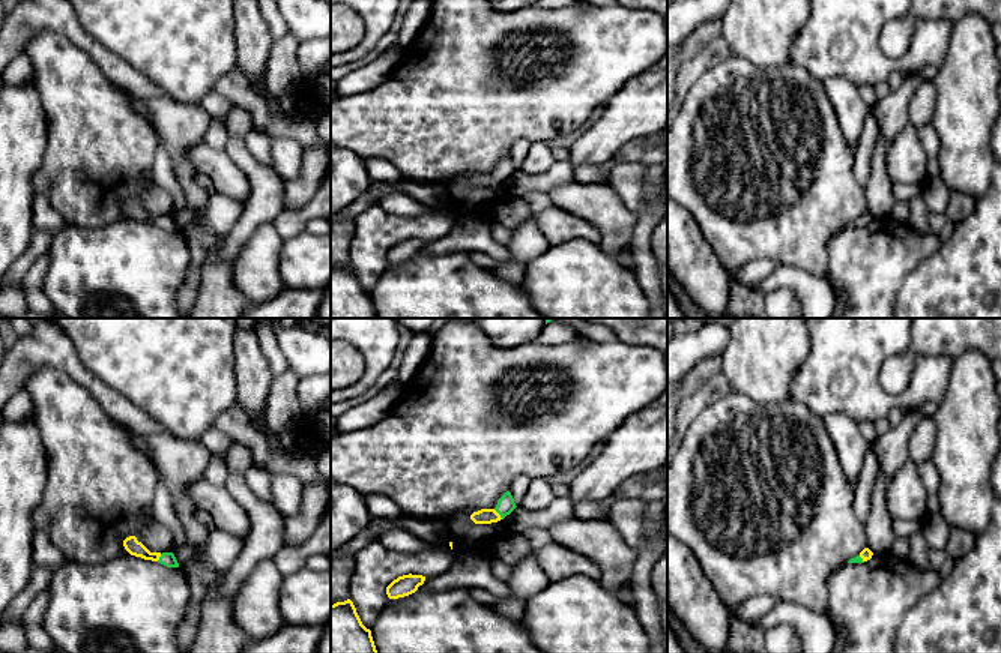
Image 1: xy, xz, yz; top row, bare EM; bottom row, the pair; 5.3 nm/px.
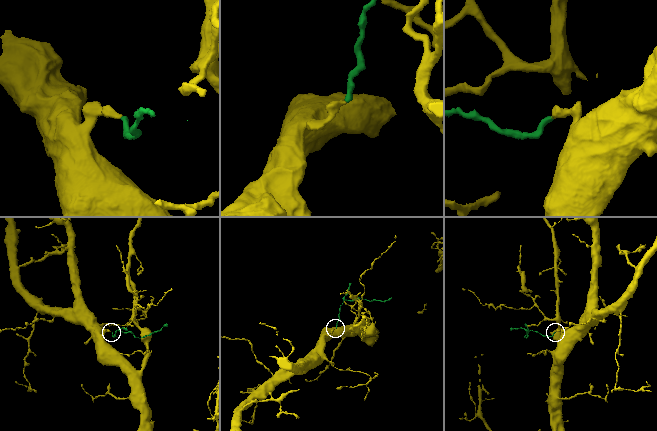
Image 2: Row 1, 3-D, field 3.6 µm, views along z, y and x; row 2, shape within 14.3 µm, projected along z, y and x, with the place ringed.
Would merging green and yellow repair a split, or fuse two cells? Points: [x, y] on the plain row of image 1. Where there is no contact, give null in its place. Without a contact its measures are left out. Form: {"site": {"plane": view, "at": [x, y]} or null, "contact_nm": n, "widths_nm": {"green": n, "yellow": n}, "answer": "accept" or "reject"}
{"site": {"plane": "xz", "at": [498, 176]}, "contact_nm": 80, "widths_nm": {"green": 100, "yellow": 80}, "answer": "accept"}

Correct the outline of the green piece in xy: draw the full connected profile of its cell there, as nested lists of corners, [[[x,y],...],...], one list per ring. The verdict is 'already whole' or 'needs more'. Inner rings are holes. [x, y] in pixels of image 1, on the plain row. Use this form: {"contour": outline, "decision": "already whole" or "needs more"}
{"contour": [[[135,200],[126,201],[123,204],[123,210],[131,219],[158,225],[167,231],[179,231],[179,227],[173,216],[150,216],[141,206],[137,204]]], "decision": "needs more"}

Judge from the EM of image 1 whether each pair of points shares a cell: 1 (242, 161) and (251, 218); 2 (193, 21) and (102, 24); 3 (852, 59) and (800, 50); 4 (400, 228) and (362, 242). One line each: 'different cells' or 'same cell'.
1: same cell
2: same cell
3: same cell
4: same cell

